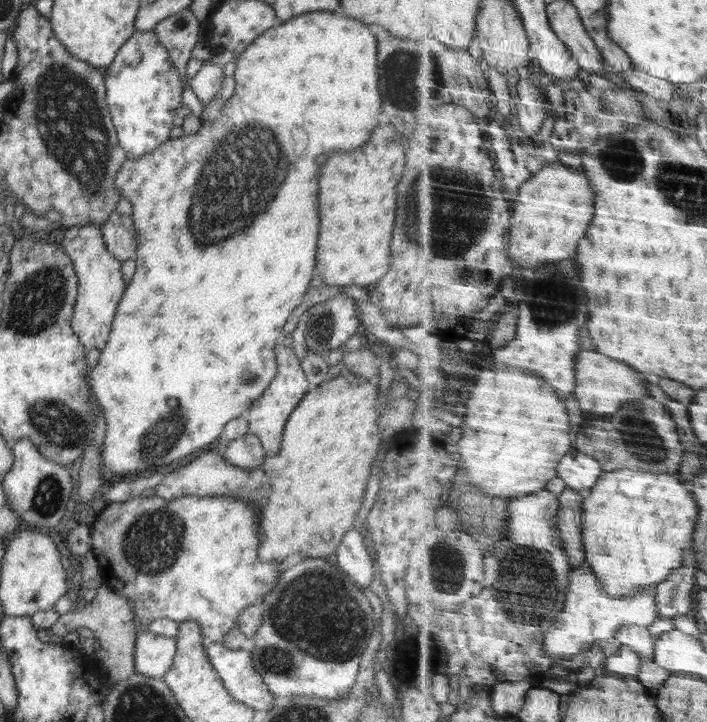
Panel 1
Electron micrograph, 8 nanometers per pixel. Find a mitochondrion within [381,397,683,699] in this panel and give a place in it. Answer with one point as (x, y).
(530, 591)

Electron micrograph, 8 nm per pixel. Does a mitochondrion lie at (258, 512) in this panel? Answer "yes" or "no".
no

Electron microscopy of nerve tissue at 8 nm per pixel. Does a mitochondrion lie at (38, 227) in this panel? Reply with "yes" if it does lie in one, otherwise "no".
no

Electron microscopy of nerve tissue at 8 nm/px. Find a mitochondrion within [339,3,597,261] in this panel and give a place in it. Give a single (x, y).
(408, 76)

